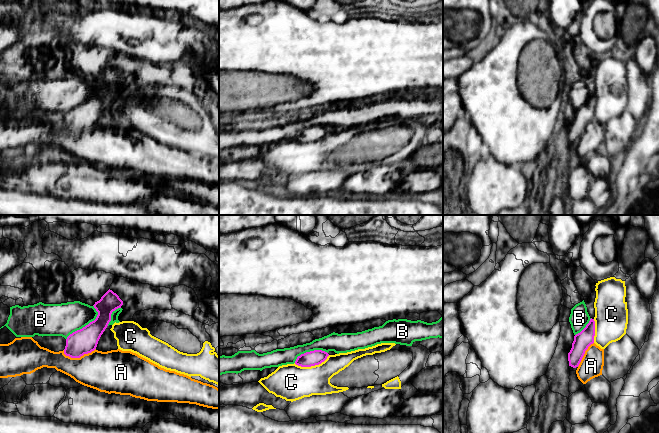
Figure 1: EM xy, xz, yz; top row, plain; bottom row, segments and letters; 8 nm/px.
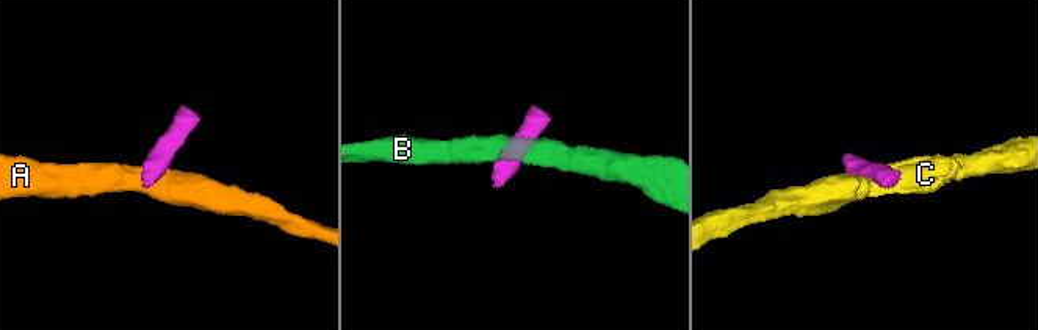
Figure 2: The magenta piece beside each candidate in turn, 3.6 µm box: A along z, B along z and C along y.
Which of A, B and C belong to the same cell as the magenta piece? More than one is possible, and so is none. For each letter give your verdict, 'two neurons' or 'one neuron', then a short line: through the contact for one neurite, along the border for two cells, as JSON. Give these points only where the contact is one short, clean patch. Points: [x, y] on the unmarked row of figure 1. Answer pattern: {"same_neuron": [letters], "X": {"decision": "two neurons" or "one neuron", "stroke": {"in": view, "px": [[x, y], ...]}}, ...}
{"same_neuron": [], "A": {"decision": "two neurons", "stroke": {"in": "xy", "px": [[95, 124], [79, 133], [69, 133], [63, 129]]}}, "B": {"decision": "two neurons", "stroke": {"in": "xy", "px": [[93, 81], [97, 92], [81, 104], [73, 107], [66, 115]]}}, "C": {"decision": "two neurons", "stroke": {"in": "xz", "px": [[329, 131], [320, 139], [310, 142], [298, 142], [294, 139]]}}}

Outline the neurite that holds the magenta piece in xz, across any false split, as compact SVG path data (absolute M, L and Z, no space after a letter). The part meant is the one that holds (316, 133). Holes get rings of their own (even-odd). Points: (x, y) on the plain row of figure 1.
M322 126L306 128L297 133L295 140L301 143L311 143L324 138L329 130Z

